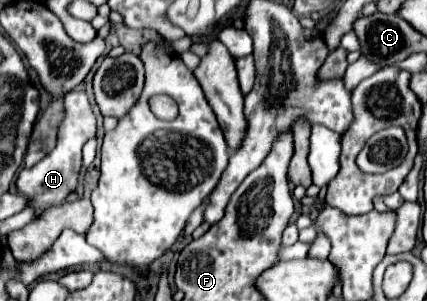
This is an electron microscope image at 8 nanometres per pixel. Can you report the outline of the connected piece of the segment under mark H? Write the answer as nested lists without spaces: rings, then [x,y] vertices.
[[[70,91],[64,97],[66,103],[66,119],[58,131],[58,143],[54,151],[50,151],[40,163],[34,167],[24,167],[16,179],[16,189],[22,197],[26,197],[26,207],[34,209],[34,217],[40,217],[50,207],[64,203],[78,187],[78,175],[82,167],[82,147],[84,143],[96,135],[96,117],[92,113],[90,101],[84,91]]]

